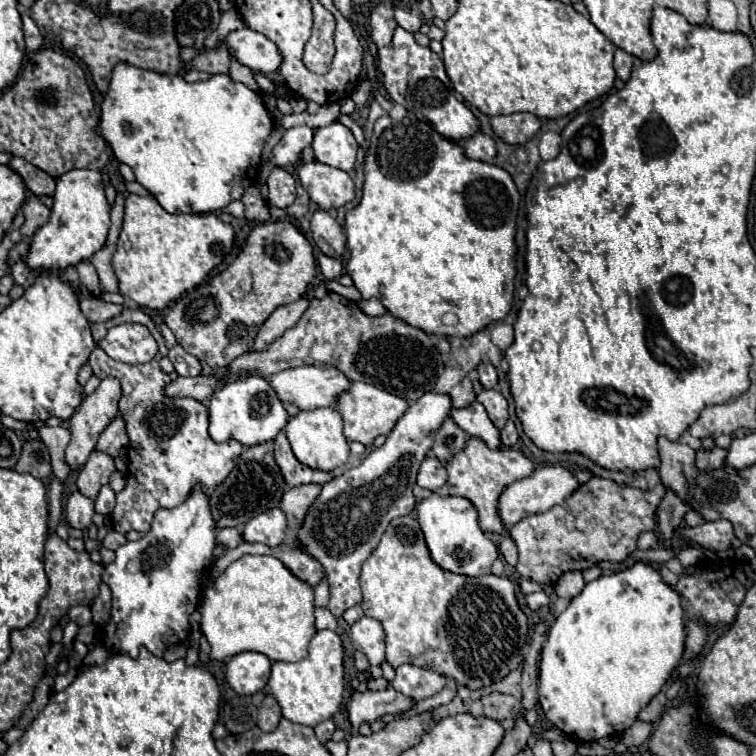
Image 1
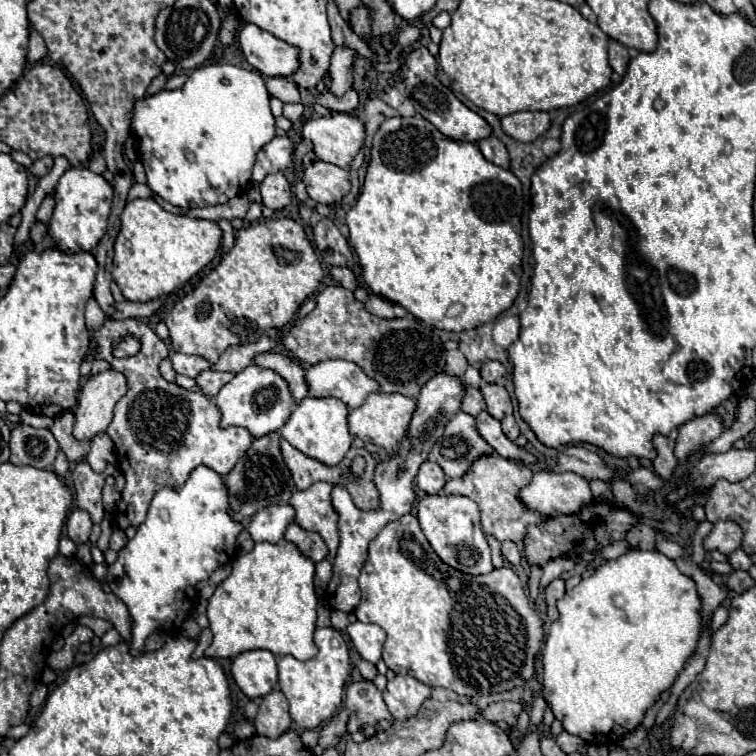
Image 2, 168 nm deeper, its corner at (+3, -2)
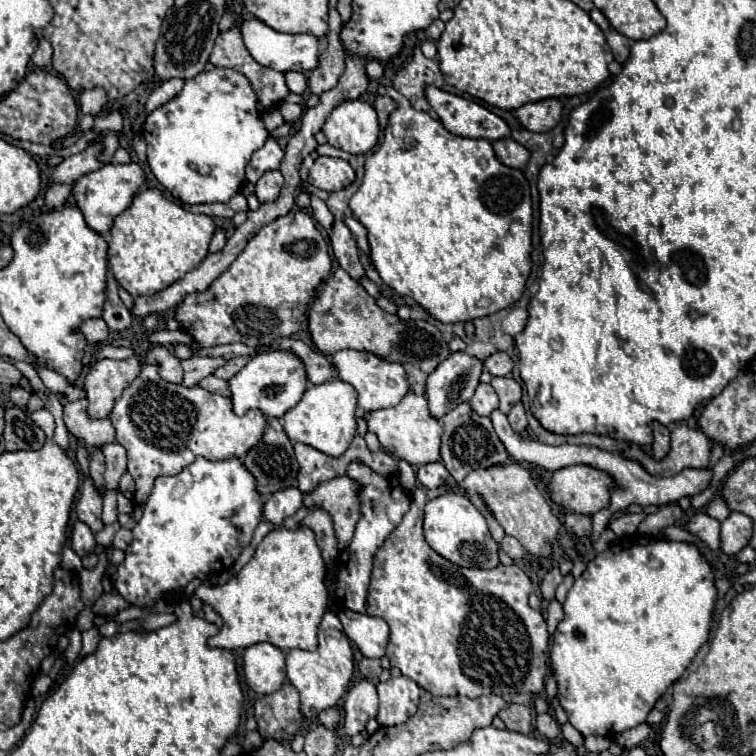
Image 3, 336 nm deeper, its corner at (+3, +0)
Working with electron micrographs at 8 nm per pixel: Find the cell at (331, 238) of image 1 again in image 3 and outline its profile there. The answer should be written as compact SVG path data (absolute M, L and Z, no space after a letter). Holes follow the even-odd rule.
M336 219L334 225L332 225L330 245L332 245L332 251L334 251L336 261L340 263L340 267L342 267L352 279L364 277L364 267L360 265L360 259L358 259L358 245L356 245L356 241L352 239L350 229L348 229L340 219Z

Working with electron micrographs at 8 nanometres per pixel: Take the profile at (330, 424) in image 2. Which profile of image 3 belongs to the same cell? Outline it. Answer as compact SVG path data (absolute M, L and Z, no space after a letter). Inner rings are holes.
M326 381L322 385L310 385L300 403L284 415L284 431L290 441L310 445L330 457L340 457L356 435L356 391L344 381Z

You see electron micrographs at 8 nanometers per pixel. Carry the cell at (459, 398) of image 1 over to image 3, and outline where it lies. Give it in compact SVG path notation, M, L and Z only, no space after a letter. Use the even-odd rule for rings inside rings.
M480 383L476 387L474 397L470 399L470 407L478 413L478 415L490 415L494 409L498 409L498 395L490 385Z

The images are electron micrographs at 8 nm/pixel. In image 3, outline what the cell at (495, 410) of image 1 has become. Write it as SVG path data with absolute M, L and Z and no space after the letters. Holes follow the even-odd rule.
M492 377L490 385L494 387L494 391L500 397L500 411L504 415L510 413L510 409L520 401L522 397L522 389L520 385L512 379L512 377Z

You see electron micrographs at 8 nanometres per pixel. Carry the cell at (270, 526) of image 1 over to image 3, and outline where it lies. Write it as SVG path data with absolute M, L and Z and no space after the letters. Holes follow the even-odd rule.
M288 487L288 491L278 491L276 495L270 495L264 501L262 515L266 521L270 521L276 527L282 527L284 519L294 515L302 507L302 493L294 487Z

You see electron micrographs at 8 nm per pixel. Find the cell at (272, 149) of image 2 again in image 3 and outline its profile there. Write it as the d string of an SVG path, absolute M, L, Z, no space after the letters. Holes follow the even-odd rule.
M268 137L266 145L252 155L252 159L250 159L248 167L246 167L246 179L250 183L256 183L266 171L280 169L282 159L284 159L282 147L278 145L278 141L274 137Z

